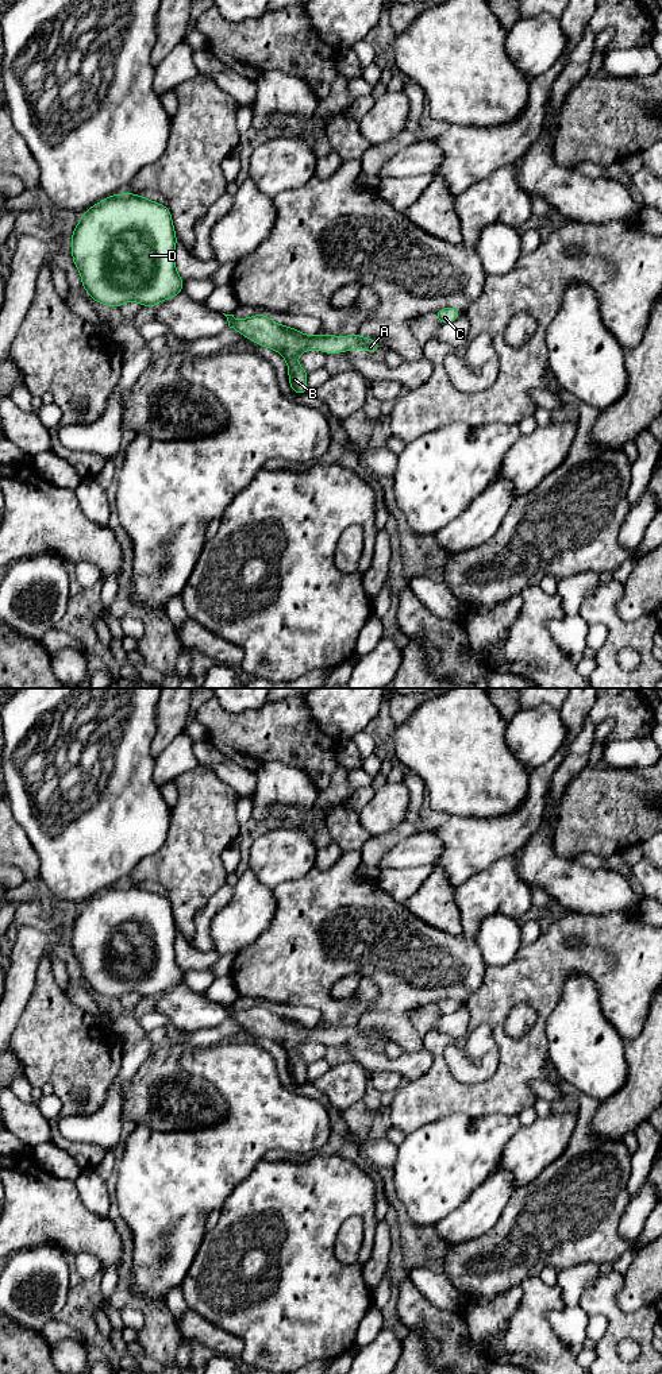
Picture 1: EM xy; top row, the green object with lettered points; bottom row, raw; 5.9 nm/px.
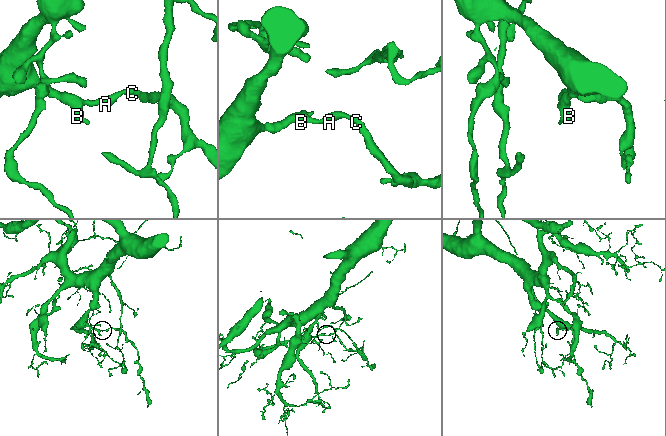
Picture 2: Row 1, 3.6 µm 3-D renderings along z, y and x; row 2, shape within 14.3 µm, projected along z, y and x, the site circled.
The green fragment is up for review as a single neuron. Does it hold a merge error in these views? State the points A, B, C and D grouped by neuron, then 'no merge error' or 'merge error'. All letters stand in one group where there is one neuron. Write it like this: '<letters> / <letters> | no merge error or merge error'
A B C D | no merge error

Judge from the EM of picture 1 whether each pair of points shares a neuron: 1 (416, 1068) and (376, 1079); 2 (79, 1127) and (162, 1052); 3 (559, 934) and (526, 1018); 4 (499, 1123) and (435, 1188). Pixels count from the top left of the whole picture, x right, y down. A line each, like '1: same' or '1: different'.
1: different
2: different
3: different
4: same

